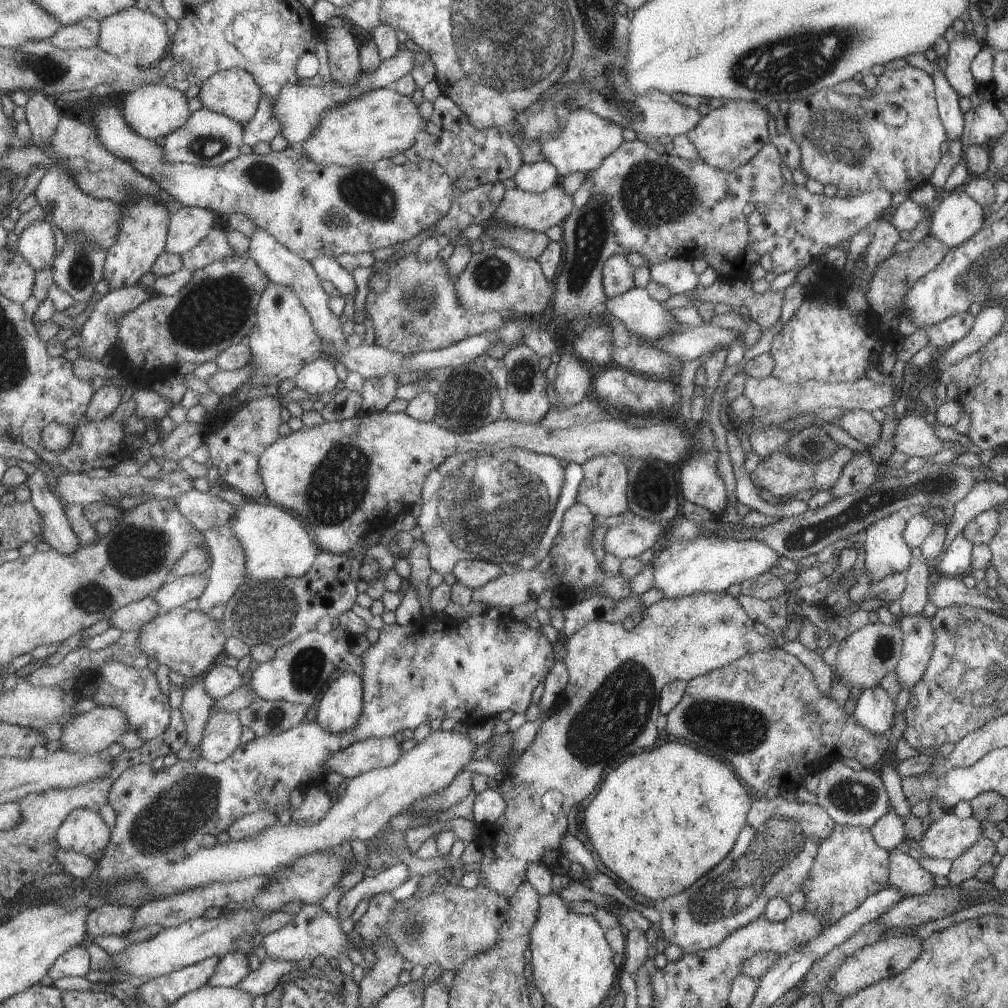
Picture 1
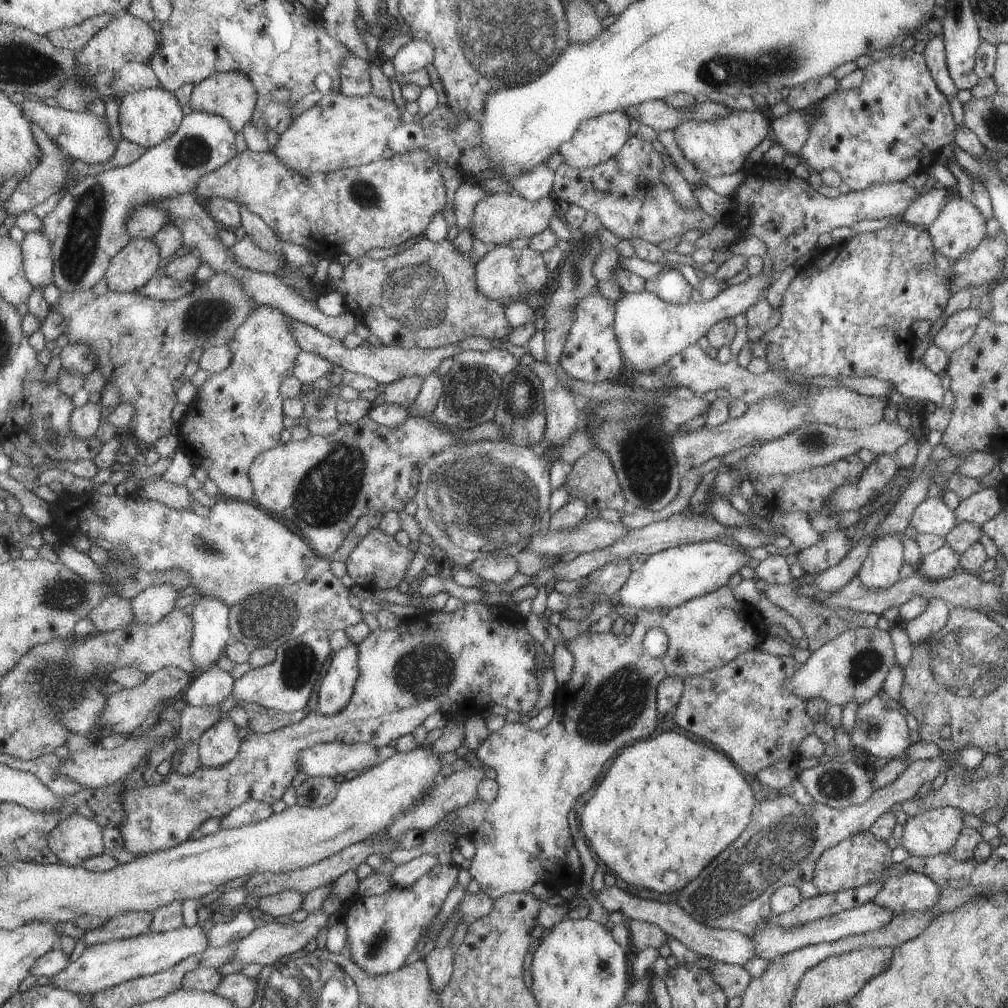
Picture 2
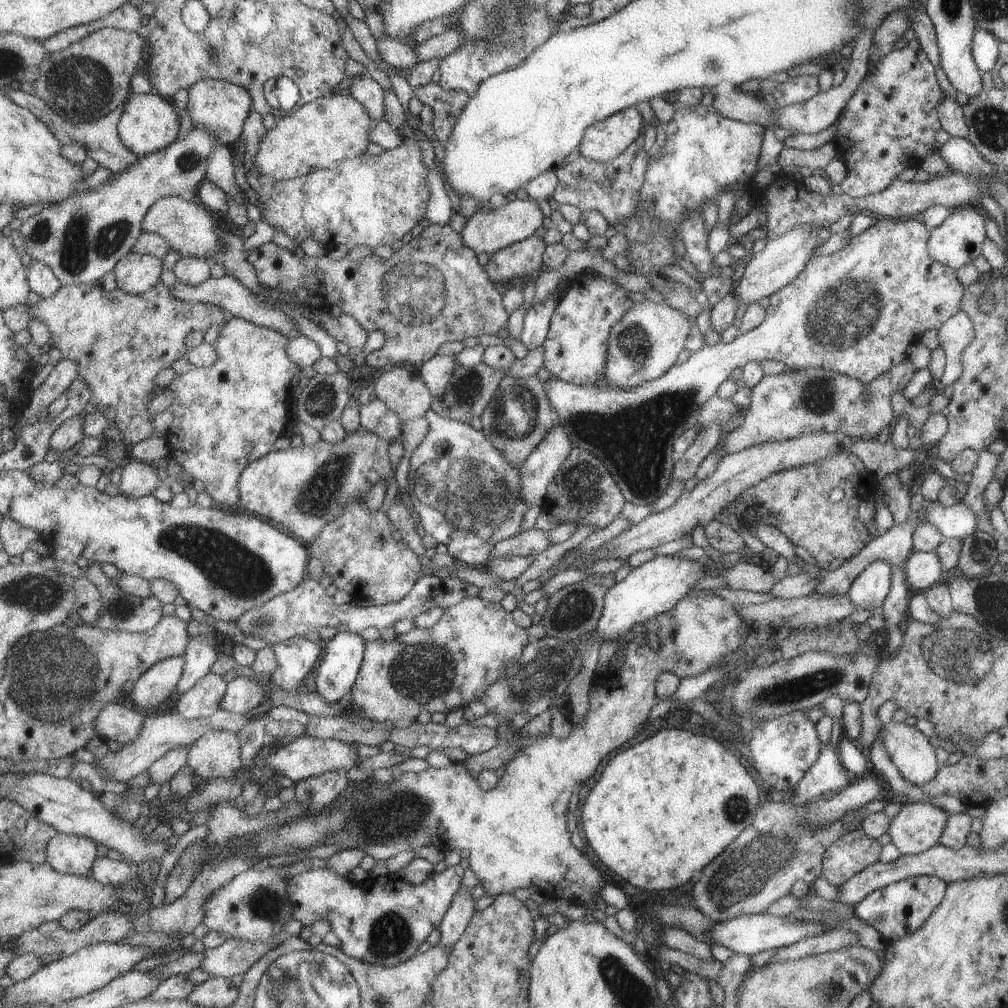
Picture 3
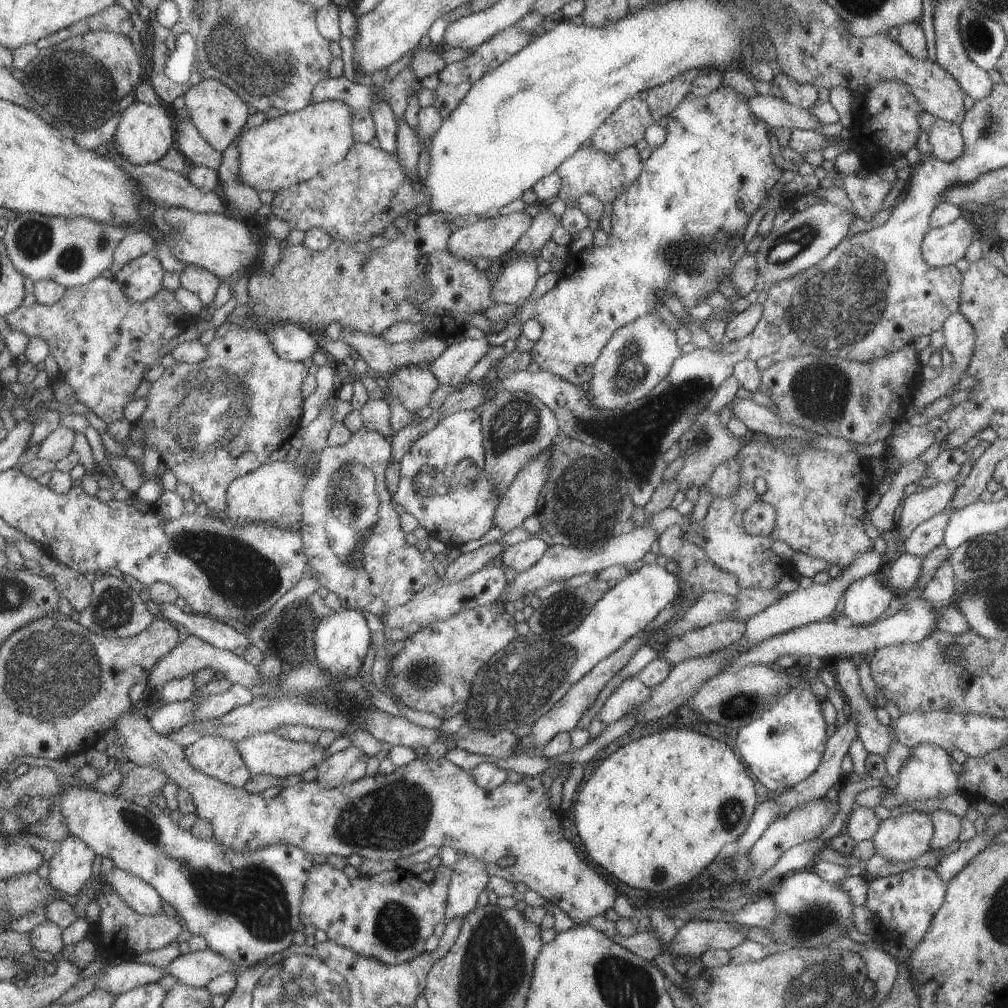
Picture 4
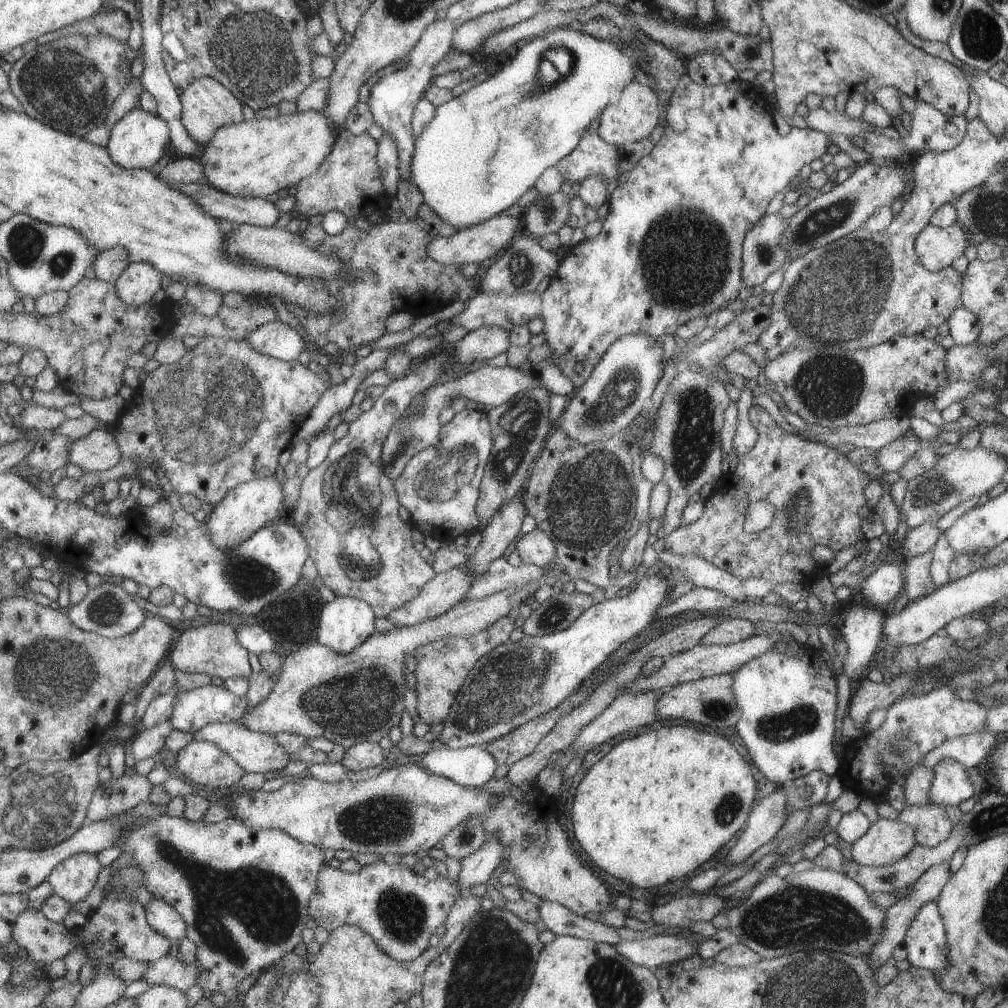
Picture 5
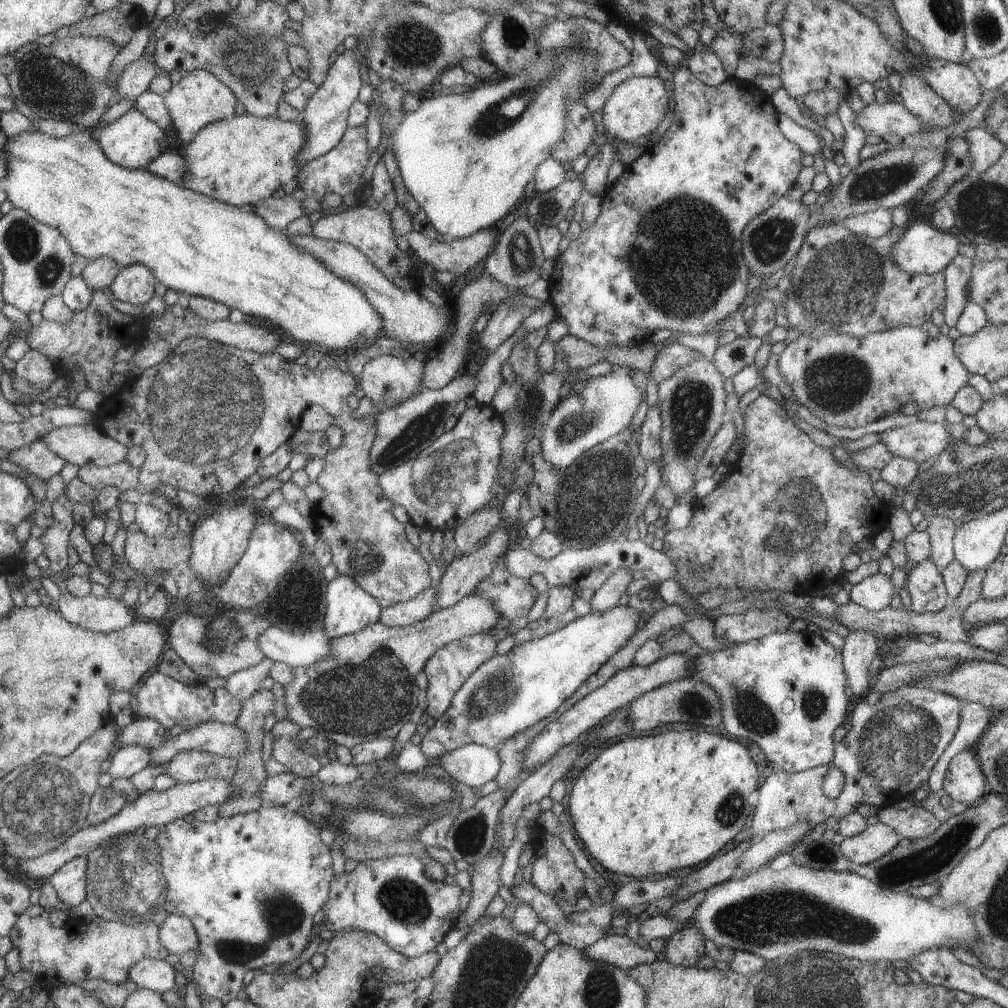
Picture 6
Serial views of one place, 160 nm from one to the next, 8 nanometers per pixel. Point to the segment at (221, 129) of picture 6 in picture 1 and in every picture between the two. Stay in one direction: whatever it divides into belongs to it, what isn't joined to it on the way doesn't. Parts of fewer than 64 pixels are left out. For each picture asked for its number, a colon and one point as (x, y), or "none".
1: (381, 123)
2: (338, 132)
3: (322, 134)
4: (290, 148)
5: (255, 158)

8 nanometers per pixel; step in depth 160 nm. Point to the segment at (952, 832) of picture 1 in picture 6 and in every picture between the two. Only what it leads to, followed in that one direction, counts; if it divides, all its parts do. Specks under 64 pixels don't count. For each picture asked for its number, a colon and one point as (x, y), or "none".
2: (934, 832)
3: (917, 826)
4: (903, 837)
5: (885, 841)
6: (874, 841)

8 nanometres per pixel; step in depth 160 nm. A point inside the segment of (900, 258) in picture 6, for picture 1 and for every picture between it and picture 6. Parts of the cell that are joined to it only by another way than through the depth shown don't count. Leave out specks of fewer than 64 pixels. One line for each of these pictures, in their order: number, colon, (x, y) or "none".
1: (958, 216)
2: (959, 227)
3: (957, 240)
4: (942, 246)
5: (936, 248)

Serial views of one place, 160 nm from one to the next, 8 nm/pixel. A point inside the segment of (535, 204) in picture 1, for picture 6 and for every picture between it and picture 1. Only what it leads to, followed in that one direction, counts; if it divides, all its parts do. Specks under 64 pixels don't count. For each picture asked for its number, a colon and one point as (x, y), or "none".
2: (498, 218)
3: (515, 220)
4: (489, 238)
5: (473, 244)
6: (456, 256)

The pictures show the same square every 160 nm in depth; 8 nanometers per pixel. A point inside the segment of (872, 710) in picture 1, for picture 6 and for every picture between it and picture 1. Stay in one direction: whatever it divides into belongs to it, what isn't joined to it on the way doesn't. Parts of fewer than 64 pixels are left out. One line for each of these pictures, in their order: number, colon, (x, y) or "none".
2: (877, 730)
3: (908, 749)
4: (927, 773)
5: (950, 786)
6: (964, 782)

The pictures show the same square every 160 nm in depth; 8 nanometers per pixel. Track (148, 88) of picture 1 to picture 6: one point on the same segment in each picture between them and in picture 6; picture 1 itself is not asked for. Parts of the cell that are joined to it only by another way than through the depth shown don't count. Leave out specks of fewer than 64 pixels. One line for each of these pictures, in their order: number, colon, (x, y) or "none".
2: (148, 117)
3: (149, 123)
4: (145, 134)
5: (139, 140)
6: (133, 141)

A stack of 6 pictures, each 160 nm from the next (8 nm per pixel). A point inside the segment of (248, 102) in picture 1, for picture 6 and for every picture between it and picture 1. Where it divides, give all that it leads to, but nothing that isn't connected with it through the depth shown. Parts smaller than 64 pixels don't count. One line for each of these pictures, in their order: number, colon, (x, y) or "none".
2: (231, 95)
3: (221, 107)
4: (219, 114)
5: (206, 105)
6: (198, 99)

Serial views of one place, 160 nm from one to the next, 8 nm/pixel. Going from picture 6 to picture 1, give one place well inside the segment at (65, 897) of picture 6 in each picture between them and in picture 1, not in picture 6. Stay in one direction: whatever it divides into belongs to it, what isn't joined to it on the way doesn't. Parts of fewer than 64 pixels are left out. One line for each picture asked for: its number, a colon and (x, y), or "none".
1: (84, 831)
2: (79, 837)
3: (74, 854)
4: (75, 863)
5: (73, 879)

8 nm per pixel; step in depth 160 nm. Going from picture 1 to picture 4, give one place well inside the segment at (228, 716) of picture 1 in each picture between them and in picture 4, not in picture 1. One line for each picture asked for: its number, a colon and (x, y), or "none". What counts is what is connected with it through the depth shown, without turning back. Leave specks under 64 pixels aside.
2: (218, 744)
3: (214, 754)
4: (215, 756)

